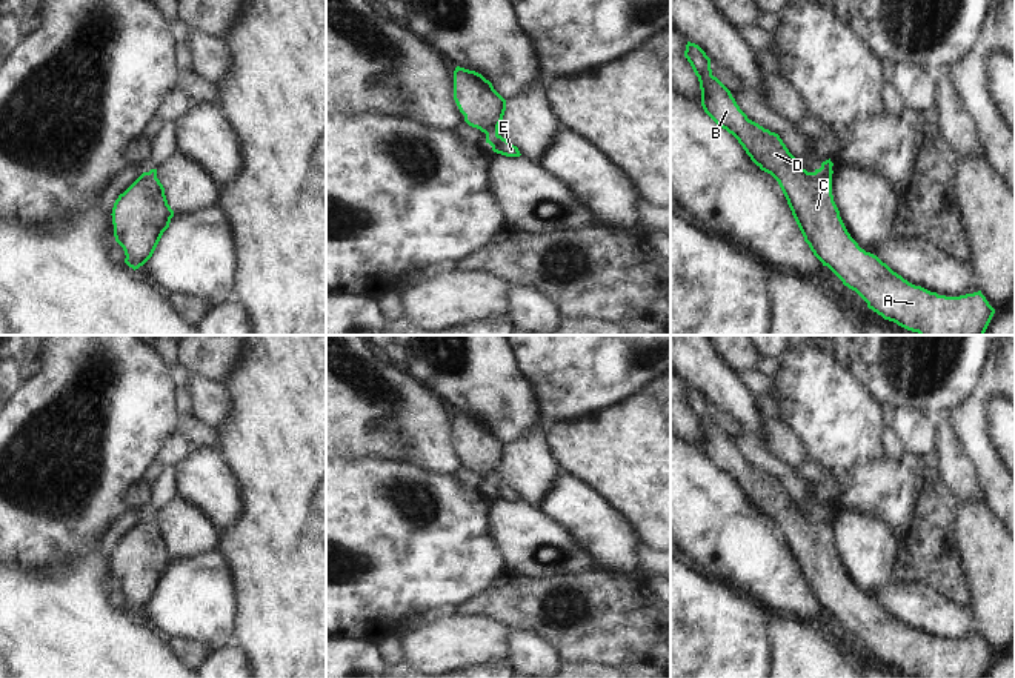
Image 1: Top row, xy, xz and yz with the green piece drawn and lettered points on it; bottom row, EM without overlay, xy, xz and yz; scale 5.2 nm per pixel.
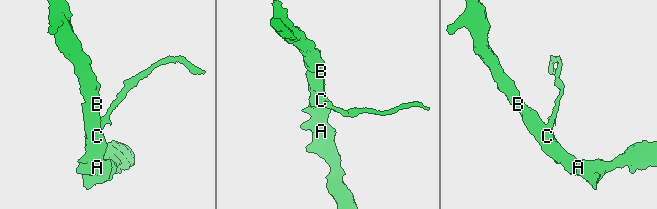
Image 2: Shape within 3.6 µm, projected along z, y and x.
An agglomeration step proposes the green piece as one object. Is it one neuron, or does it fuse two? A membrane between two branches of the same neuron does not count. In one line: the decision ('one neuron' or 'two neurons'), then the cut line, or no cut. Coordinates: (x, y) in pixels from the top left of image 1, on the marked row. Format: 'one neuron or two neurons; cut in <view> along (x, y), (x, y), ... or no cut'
one neuron; no cut

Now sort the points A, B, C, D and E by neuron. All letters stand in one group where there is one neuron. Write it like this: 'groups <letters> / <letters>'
groups A B C D E

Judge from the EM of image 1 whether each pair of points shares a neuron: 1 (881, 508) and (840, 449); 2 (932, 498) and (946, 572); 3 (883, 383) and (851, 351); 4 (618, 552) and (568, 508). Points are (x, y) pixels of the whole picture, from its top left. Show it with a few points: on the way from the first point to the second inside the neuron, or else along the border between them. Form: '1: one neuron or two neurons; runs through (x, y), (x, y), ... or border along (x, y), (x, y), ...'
1: one neuron; runs through (881, 494), (854, 463)
2: one neuron; runs through (935, 517), (935, 554)
3: one neuron; runs through (875, 375), (858, 358)
4: one neuron; runs through (606, 540), (580, 514)

